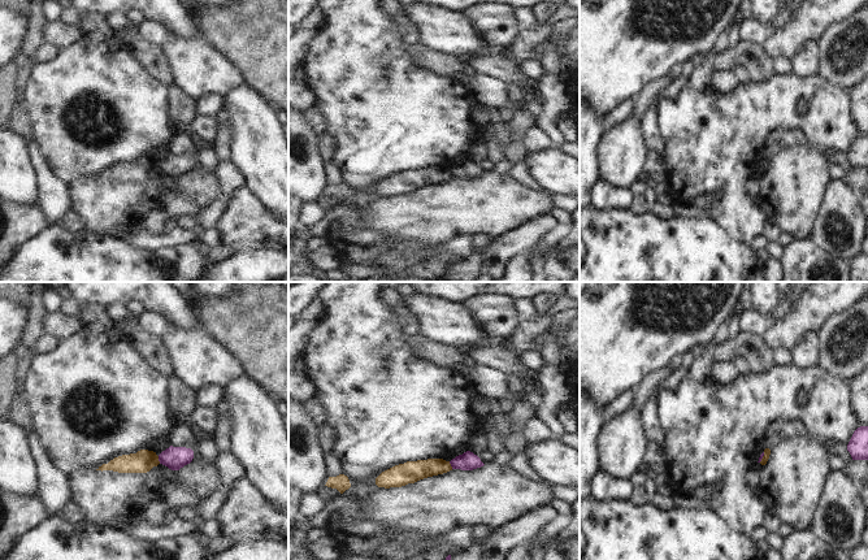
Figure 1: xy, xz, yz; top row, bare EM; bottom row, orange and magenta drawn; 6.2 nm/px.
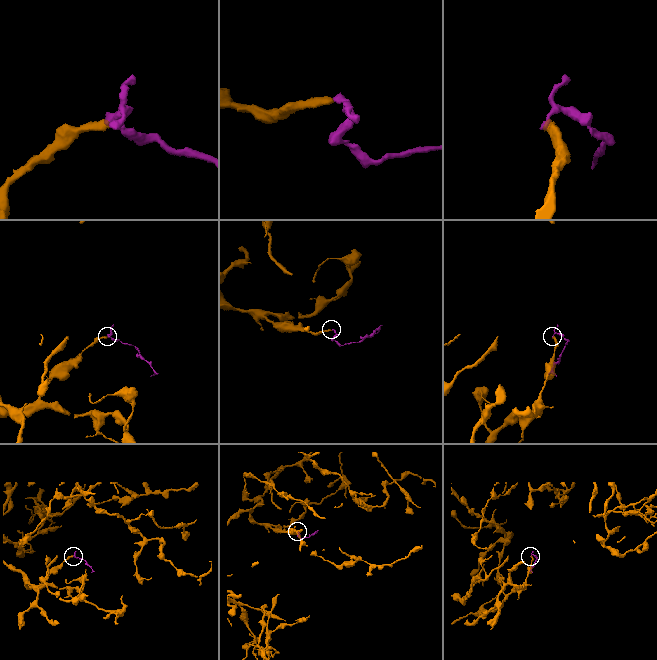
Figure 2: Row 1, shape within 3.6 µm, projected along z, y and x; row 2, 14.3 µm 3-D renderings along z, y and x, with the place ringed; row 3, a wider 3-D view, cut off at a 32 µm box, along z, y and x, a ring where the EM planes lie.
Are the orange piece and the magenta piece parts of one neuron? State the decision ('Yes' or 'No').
No.

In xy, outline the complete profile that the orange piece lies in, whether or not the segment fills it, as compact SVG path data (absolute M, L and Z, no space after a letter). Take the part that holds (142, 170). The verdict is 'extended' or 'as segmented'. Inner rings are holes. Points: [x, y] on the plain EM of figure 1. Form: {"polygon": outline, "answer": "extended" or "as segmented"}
{"polygon": "M140 159L136 162L114 166L108 173L103 173L96 179L113 179L118 182L147 182L160 173L159 165L153 160Z", "answer": "as segmented"}

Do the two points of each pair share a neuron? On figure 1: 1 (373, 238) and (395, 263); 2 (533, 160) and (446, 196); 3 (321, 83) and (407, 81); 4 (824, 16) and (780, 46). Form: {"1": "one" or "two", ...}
{"1": "one", "2": "two", "3": "one", "4": "one"}

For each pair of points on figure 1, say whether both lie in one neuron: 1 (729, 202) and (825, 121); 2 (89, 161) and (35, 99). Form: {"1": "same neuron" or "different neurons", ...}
{"1": "same neuron", "2": "same neuron"}

